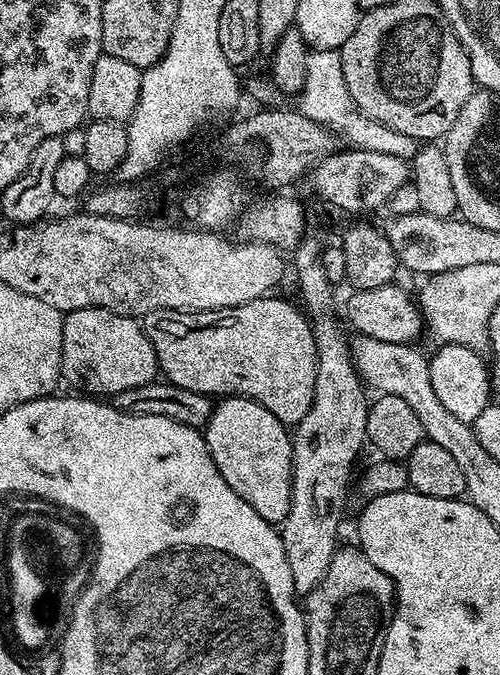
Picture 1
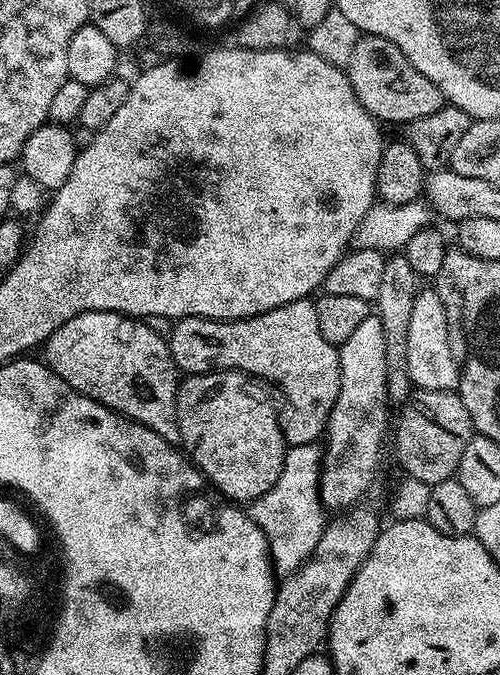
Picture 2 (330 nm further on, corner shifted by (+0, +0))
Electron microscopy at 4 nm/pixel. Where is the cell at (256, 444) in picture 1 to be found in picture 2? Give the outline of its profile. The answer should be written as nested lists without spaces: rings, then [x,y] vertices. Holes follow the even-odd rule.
[[[197,372],[179,381],[176,390],[176,409],[180,427],[179,443],[193,464],[208,478],[209,484],[221,497],[232,502],[251,502],[262,498],[278,474],[282,474],[286,445],[284,431],[280,429],[280,416],[268,401],[269,389],[246,372]]]

